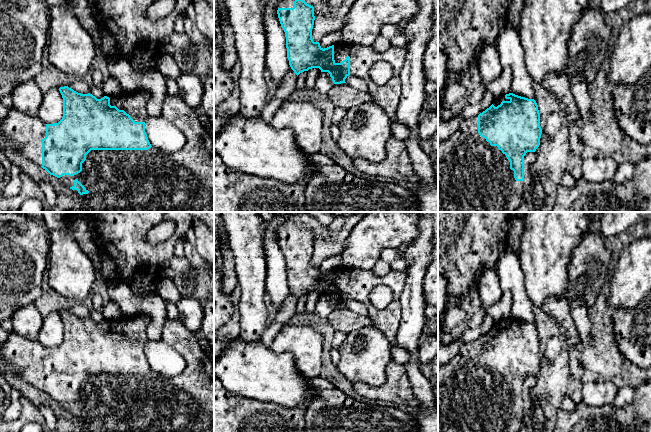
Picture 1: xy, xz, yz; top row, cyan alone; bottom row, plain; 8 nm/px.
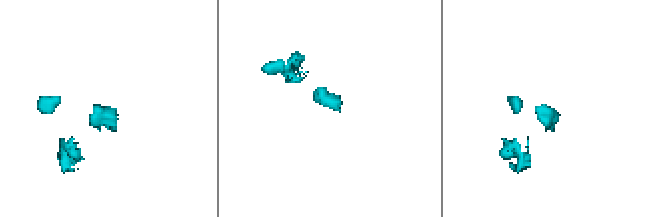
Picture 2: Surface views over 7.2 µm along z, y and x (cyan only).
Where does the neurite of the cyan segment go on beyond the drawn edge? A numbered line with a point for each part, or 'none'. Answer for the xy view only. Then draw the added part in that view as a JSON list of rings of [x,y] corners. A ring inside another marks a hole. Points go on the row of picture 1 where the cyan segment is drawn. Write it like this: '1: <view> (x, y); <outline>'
1: xy (151, 180); [[[165,95],[162,117],[184,134],[185,144],[179,151],[167,153],[153,147],[148,150],[91,150],[80,173],[59,178],[69,188],[77,179],[89,191],[80,195],[73,190],[74,197],[86,205],[87,212],[214,212],[214,141],[209,131],[180,96]]]

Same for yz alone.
1: yz (473, 176); [[[478,116],[463,119],[459,127],[444,141],[438,140],[438,212],[514,212],[523,200],[524,181],[516,181],[514,171],[510,169],[510,162],[497,146],[491,146],[478,133]]]

